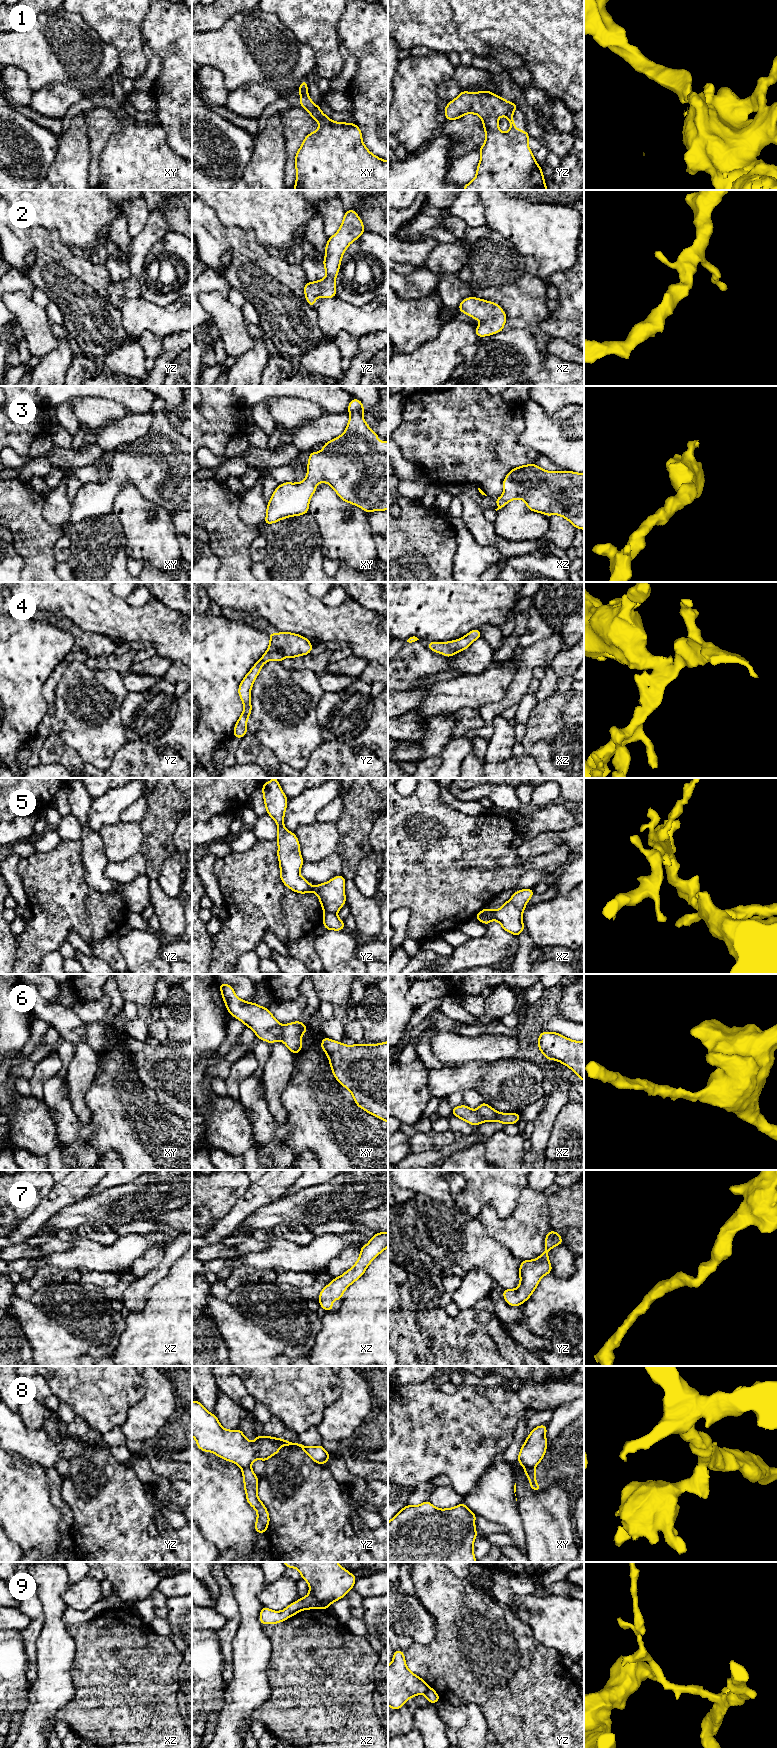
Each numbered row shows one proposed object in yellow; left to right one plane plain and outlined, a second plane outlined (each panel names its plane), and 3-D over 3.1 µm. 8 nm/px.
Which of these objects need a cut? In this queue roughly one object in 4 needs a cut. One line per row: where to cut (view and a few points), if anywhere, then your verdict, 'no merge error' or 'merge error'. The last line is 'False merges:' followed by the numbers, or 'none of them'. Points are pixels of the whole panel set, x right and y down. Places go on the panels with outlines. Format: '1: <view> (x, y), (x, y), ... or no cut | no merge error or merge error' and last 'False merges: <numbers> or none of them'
1: no cut | no merge error
2: no cut | no merge error
3: no cut | no merge error
4: no cut | no merge error
5: yz (324, 911), (335, 913) | merge error
6: no cut | no merge error
7: no cut | no merge error
8: yz (250, 1466), (241, 1469) | merge error
9: xz (309, 1592), (328, 1605) | merge error
False merges: 5, 8, 9

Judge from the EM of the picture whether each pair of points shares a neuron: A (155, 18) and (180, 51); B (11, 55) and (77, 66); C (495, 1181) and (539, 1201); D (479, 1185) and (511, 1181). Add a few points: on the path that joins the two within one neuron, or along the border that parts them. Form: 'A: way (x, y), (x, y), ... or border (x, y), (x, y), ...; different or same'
A: way (163, 26), (180, 43); same
B: way (27, 55), (61, 55); same
C: border (527, 1185), (521, 1192), (517, 1205), (511, 1214); different
D: way (487, 1182), (503, 1181); same

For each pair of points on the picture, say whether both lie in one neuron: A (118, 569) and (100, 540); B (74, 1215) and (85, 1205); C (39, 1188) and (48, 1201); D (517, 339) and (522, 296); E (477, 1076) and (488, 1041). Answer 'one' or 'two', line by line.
A: one
B: one
C: two
D: two
E: two

